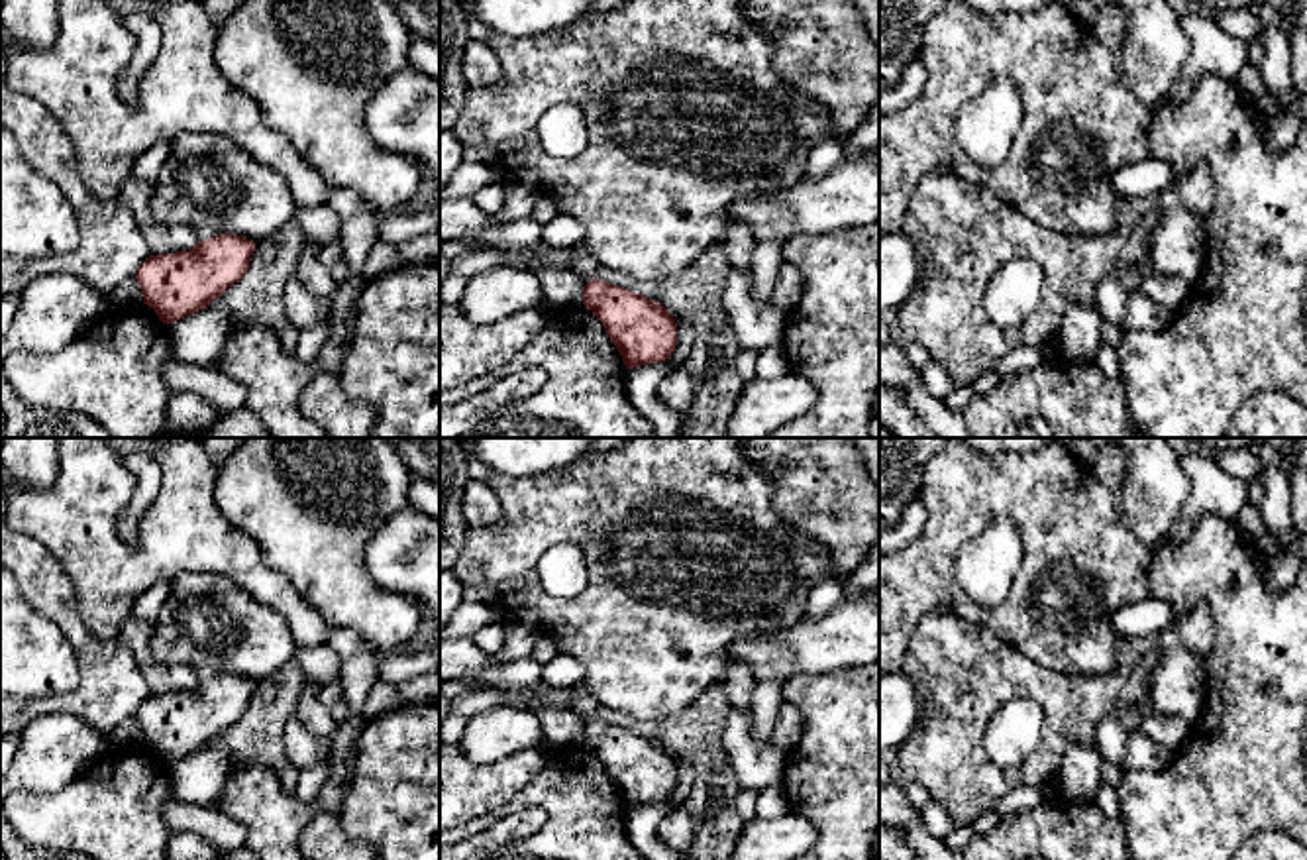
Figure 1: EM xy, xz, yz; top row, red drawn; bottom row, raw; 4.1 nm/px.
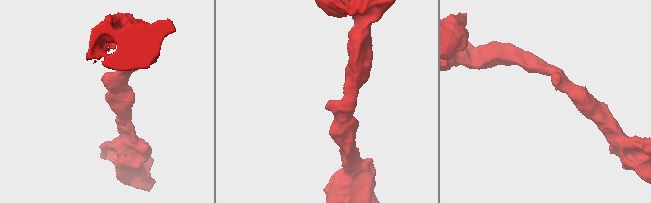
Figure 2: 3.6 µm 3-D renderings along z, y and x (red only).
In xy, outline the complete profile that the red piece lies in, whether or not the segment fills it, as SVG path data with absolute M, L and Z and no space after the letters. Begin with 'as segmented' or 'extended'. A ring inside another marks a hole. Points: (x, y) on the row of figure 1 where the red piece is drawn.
as segmented; M220 234L188 251L149 255L135 273L143 302L163 324L206 308L245 275L255 245L253 240Z

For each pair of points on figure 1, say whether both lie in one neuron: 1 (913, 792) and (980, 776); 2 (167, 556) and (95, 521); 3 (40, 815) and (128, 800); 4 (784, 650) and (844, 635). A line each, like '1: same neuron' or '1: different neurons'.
1: different neurons
2: same neuron
3: same neuron
4: same neuron

